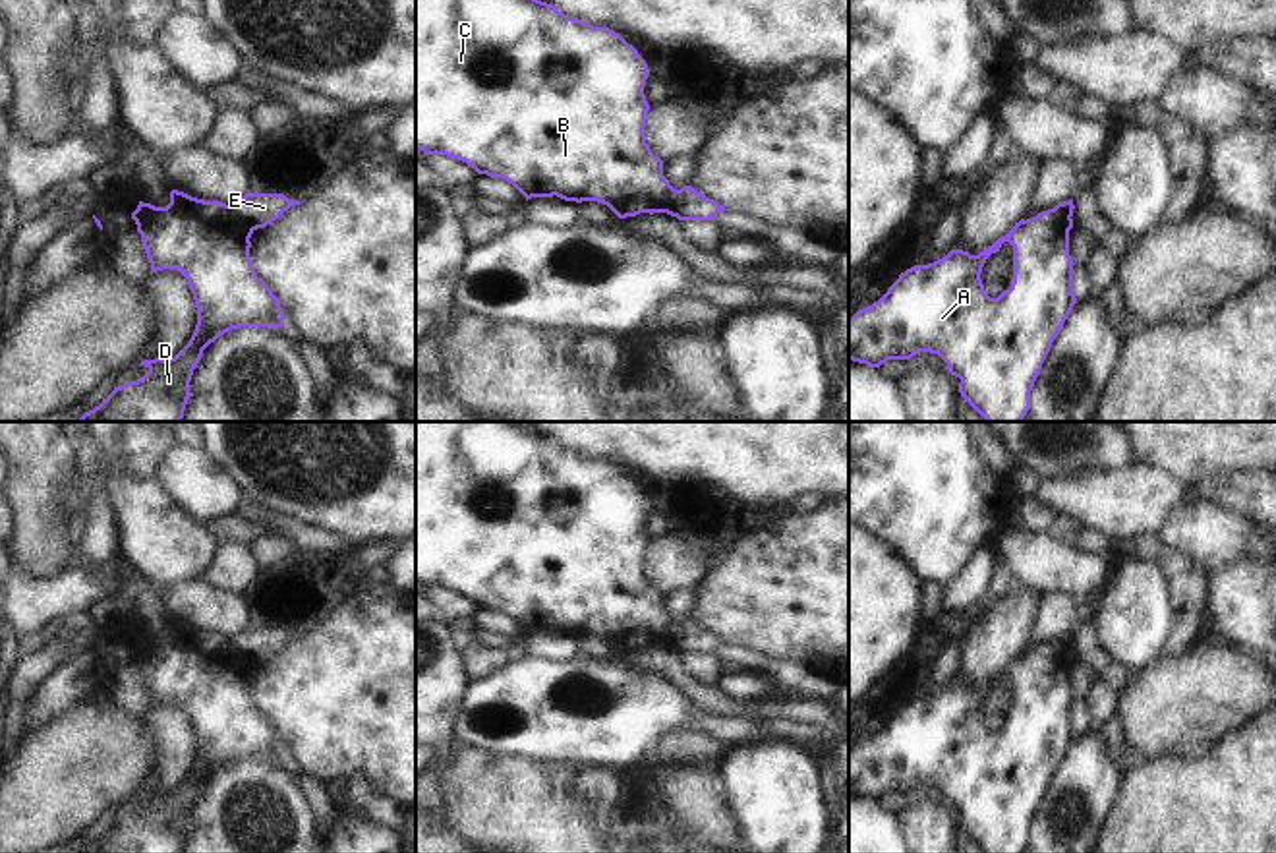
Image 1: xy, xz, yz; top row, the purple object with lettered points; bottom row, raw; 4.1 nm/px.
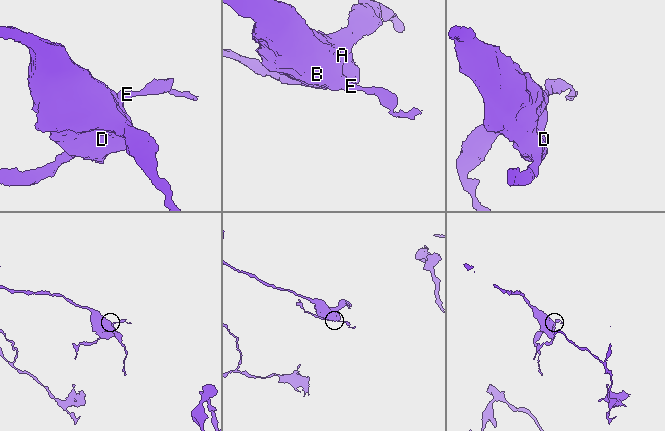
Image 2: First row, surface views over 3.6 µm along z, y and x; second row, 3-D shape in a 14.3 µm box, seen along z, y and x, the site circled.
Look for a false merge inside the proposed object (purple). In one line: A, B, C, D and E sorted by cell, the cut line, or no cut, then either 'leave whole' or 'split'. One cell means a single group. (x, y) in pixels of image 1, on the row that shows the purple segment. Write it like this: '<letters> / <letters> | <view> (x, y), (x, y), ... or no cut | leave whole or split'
A B C D / E | xy (227, 205), (252, 233) | split

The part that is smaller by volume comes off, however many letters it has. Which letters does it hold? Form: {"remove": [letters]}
{"remove": ["E"]}

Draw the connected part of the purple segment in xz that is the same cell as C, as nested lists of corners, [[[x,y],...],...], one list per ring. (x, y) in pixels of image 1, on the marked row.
[[[416,0],[416,147],[425,155],[447,155],[472,166],[478,174],[503,178],[526,201],[532,197],[561,197],[565,201],[597,201],[619,219],[640,213],[663,213],[665,195],[673,188],[663,176],[663,161],[646,143],[646,118],[650,104],[644,95],[648,64],[638,50],[609,27],[594,27],[566,17],[553,4],[541,0]]]

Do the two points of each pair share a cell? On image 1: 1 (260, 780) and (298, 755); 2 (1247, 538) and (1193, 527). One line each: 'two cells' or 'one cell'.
1: two cells
2: one cell

